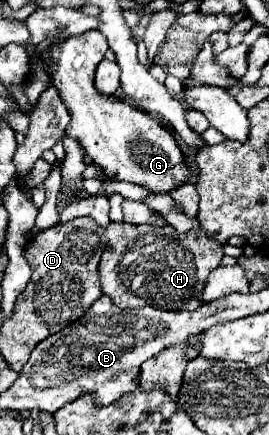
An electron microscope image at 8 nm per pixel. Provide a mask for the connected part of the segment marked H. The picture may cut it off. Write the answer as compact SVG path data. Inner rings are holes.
M110 223L104 231L108 245L104 247L100 261L100 283L102 293L108 295L120 309L134 307L160 307L160 309L196 309L200 307L200 295L204 291L204 283L212 269L220 265L224 257L222 245L208 239L204 229L178 233L174 227L154 227L154 225L130 225L130 223Z

